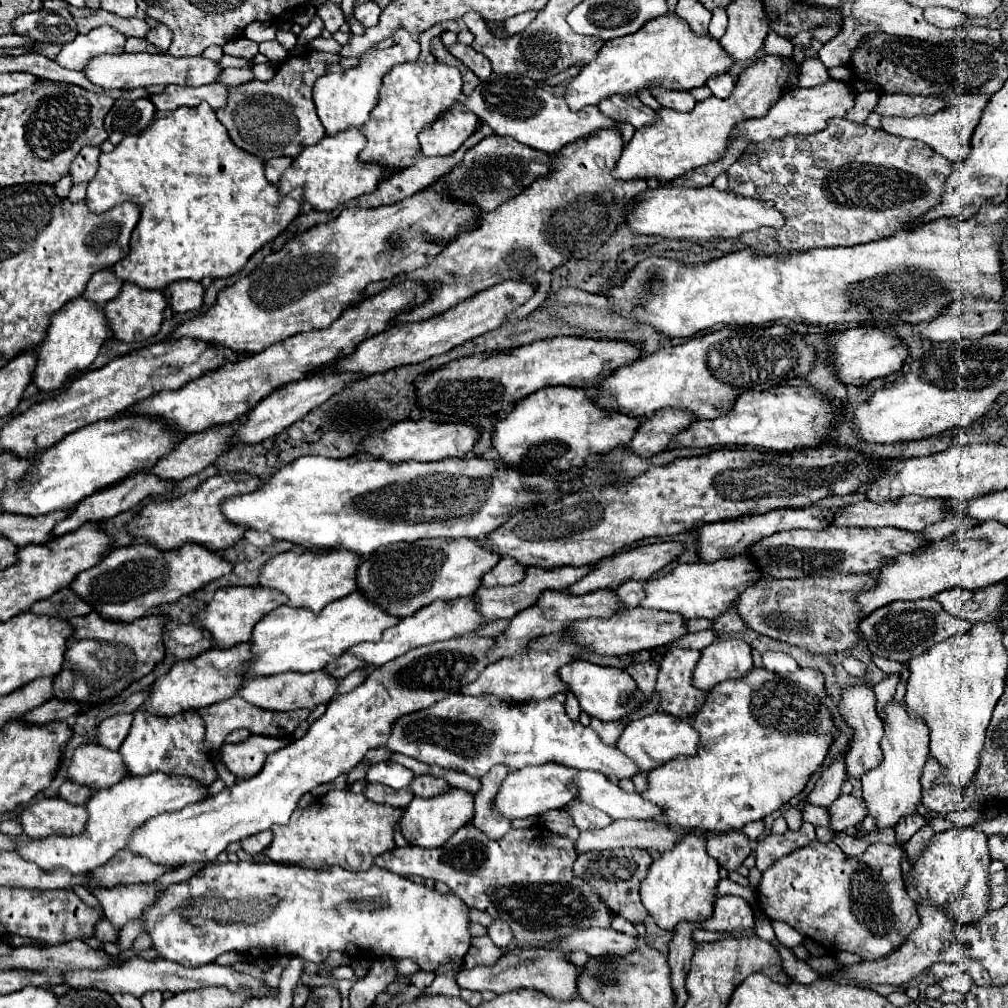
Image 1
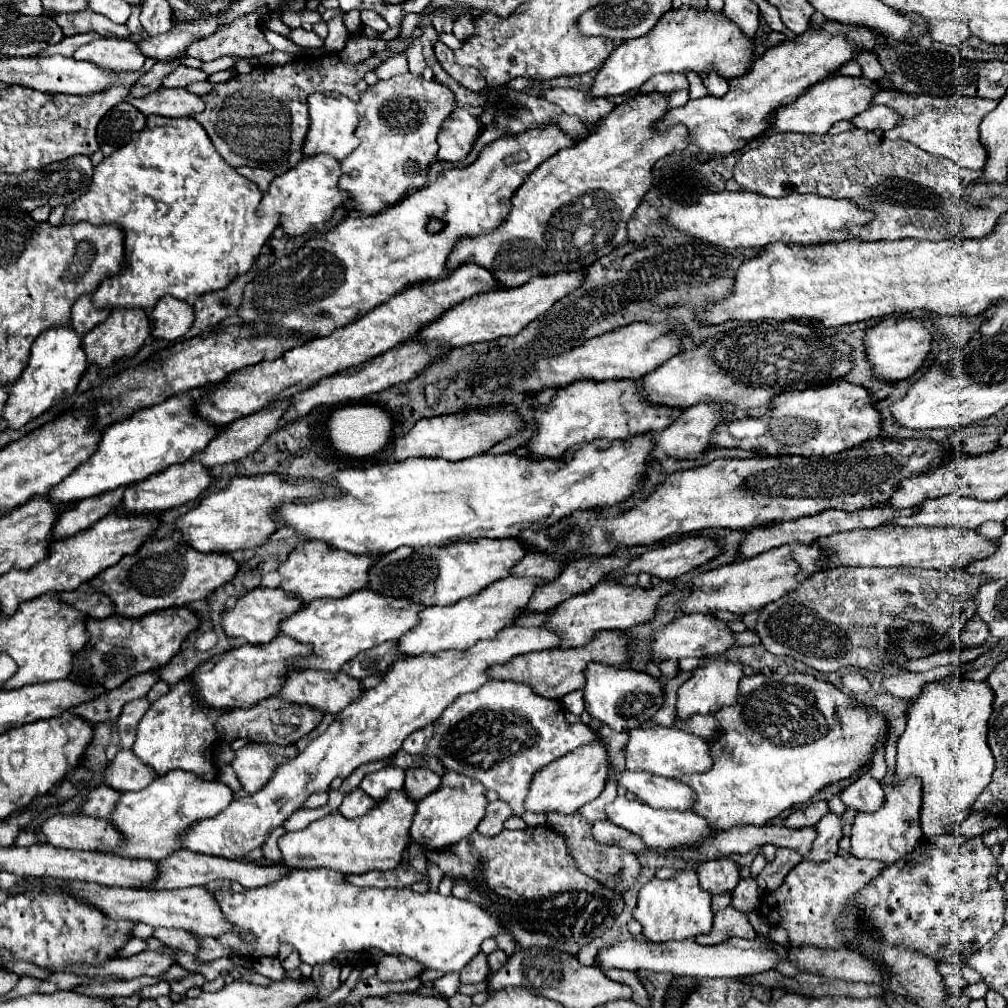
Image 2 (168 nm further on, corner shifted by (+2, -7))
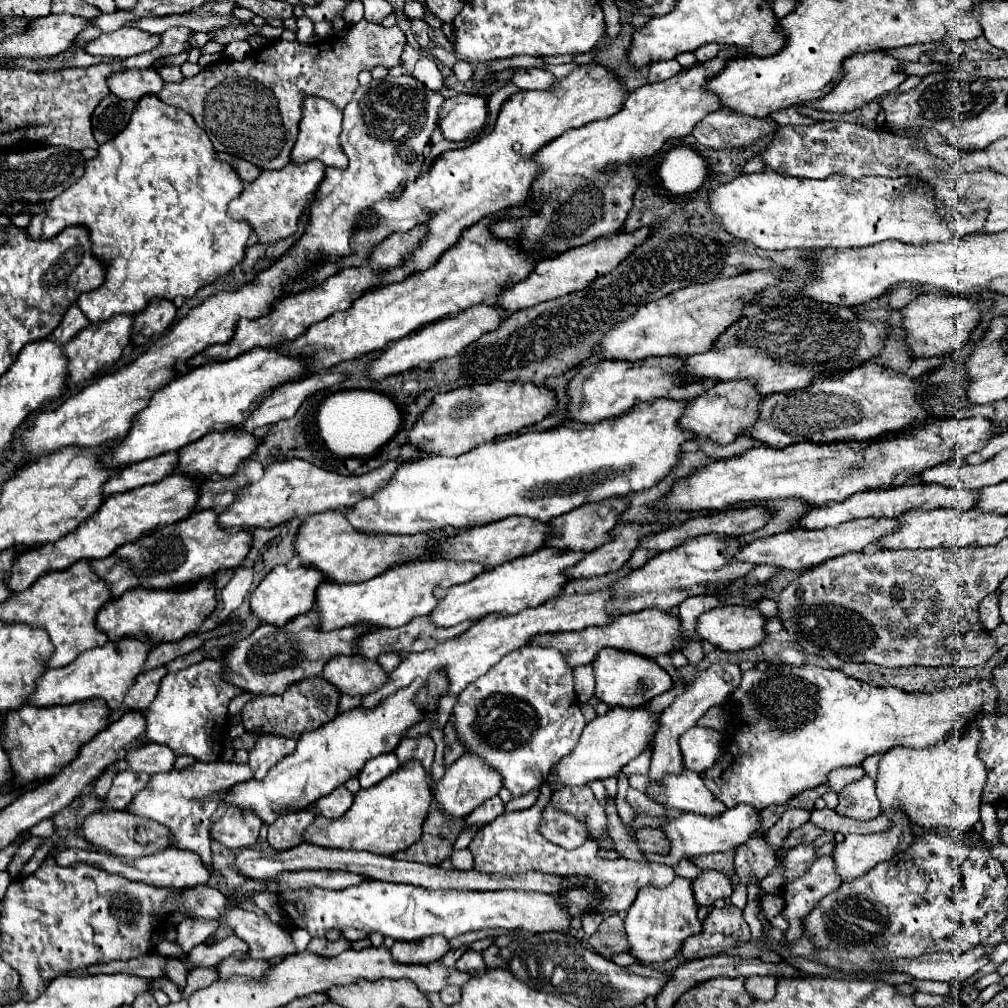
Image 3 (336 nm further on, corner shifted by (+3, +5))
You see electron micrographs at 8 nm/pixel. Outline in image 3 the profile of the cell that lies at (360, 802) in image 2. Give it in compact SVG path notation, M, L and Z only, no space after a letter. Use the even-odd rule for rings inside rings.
M340 786L334 792L330 792L328 796L318 800L316 812L326 818L338 818L338 816L346 814L346 810L352 806L352 800L354 800L354 794L346 786Z

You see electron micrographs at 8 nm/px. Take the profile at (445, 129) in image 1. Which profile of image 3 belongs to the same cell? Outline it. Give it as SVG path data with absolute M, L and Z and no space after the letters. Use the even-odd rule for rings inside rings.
M456 94L446 98L440 114L440 130L446 140L464 142L476 138L486 126L488 106L482 96Z

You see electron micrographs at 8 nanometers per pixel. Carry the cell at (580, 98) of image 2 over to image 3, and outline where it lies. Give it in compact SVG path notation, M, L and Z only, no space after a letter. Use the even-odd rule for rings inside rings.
M520 68L512 76L512 82L520 90L554 90L554 84L558 82L558 78L542 68L526 68L526 70Z

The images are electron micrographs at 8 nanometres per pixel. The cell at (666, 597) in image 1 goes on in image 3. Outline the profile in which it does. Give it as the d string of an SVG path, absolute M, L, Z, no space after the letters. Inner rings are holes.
M860 518L860 520L850 520L846 524L840 524L840 526L830 526L824 530L788 530L782 534L754 540L752 544L740 548L740 552L734 558L740 562L756 564L756 566L768 564L778 570L800 572L800 570L812 568L816 564L822 564L834 556L864 550L868 544L874 544L880 536L892 532L894 528L898 528L894 518Z

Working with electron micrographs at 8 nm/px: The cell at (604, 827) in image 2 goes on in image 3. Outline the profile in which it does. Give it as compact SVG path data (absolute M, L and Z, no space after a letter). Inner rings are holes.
M636 828L634 838L642 852L654 852L654 854L668 854L670 842L664 836L664 832L658 832L658 828Z

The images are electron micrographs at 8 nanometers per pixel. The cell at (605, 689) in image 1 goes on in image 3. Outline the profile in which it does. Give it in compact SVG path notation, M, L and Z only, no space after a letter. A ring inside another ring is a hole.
M604 648L598 652L596 660L592 662L594 676L596 676L596 692L594 696L608 704L610 708L622 706L622 708L642 708L646 706L654 696L666 692L672 688L670 674L660 668L652 658L638 656L632 652L622 652L614 648Z

